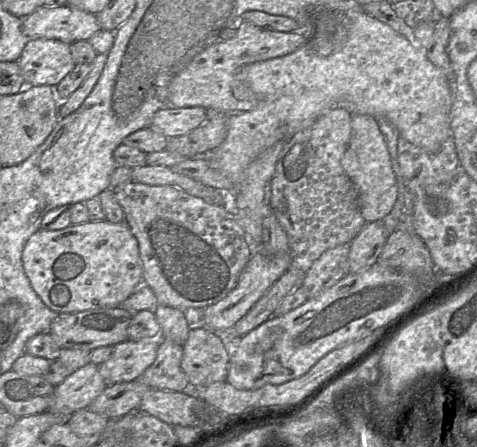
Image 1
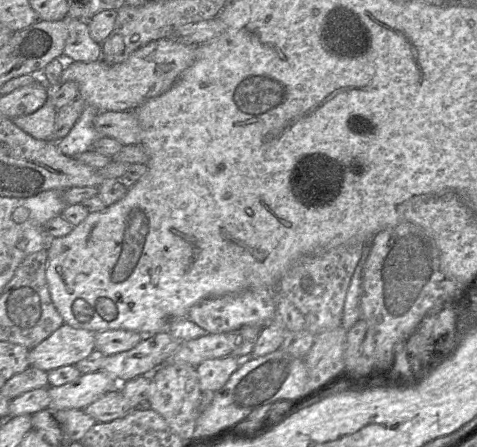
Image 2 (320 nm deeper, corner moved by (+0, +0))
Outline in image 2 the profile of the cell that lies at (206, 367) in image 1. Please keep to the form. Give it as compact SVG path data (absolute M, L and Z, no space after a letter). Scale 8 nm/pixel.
M232 355L203 361L196 367L201 392L222 389L238 368L239 360Z

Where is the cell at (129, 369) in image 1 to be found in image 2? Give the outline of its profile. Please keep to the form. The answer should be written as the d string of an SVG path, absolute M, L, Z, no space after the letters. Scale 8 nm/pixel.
M103 371L81 374L79 378L63 386L49 386L49 409L55 412L66 409L84 410L90 404L115 388L117 384L120 383L117 383Z

